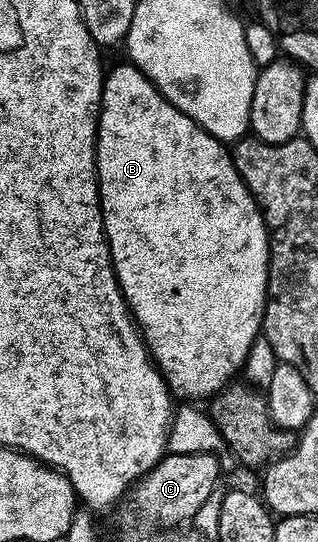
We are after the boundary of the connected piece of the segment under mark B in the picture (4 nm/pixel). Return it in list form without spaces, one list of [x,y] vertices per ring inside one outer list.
[[[122,61],[110,71],[108,68],[101,85],[101,112],[97,118],[97,192],[101,195],[101,220],[105,226],[105,239],[109,243],[109,255],[113,258],[113,272],[153,362],[178,400],[208,400],[238,378],[245,366],[247,353],[261,335],[261,318],[265,312],[269,284],[269,230],[265,228],[255,197],[247,189],[243,177],[239,177],[226,144],[191,121],[187,113],[175,109],[175,105],[161,96],[157,86],[128,61]]]

